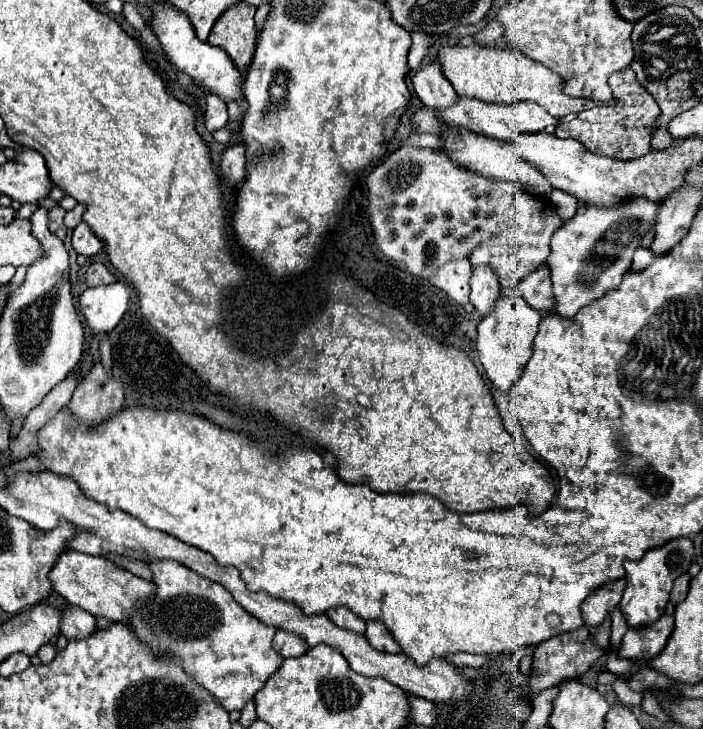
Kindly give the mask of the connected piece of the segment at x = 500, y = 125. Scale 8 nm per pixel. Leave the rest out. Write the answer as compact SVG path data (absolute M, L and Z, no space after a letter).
M457 96L457 102L453 106L447 106L447 110L435 110L435 114L439 120L447 124L463 126L471 132L479 132L499 140L513 140L517 132L541 132L549 124L557 124L557 118L553 118L547 110L543 110L543 106L535 102L523 102L523 100L515 104L489 104L489 102L473 100L467 96Z

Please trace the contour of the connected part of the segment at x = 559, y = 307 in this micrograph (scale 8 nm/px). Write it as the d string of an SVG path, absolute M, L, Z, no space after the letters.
M625 198L611 206L581 208L571 220L553 234L551 254L547 264L551 268L551 282L555 294L555 310L571 318L579 308L619 286L621 276L631 268L633 252L649 228L655 226L661 202L647 198Z

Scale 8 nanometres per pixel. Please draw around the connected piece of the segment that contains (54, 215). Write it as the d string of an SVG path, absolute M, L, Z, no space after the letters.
M55 206L49 210L49 230L59 238L65 238L65 234L67 234L67 228L63 224L63 216L65 216L65 210L61 206Z

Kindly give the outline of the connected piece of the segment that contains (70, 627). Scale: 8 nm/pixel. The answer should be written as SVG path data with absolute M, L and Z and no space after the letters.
M67 604L61 610L61 632L67 638L85 638L97 630L95 616L87 614L85 610L79 610L79 606Z

